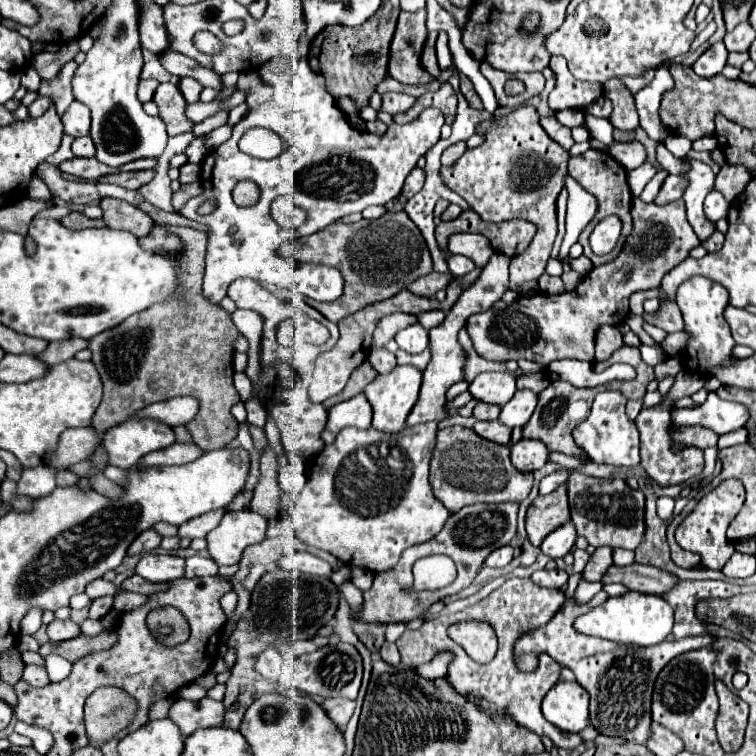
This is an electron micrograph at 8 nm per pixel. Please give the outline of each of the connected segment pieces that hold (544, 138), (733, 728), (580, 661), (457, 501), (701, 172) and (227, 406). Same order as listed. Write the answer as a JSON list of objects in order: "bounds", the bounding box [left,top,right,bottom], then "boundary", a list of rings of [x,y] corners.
[{"bounds":[440,106,569,290],"boundary":[[[519,106],[515,112],[497,118],[495,122],[483,122],[479,132],[485,134],[485,142],[473,149],[467,149],[465,154],[451,167],[441,167],[440,175],[445,186],[457,192],[461,198],[469,202],[469,206],[489,222],[503,222],[509,218],[521,218],[529,220],[537,226],[537,234],[531,240],[529,248],[523,254],[513,256],[511,260],[511,278],[509,288],[519,290],[525,282],[537,280],[545,272],[545,264],[551,256],[551,248],[557,236],[557,216],[555,216],[555,200],[561,188],[565,186],[565,174],[567,174],[567,160],[569,154],[563,150],[557,142],[549,140],[547,132],[539,124],[539,114],[533,106]]]},{"bounds":[715,682,749,752],"boundary":[[[717,682],[719,716],[715,721],[718,741],[725,752],[736,752],[743,744],[749,706],[725,684]]]},{"bounds":[517,592,711,744],"boundary":[[[599,592],[589,604],[585,606],[575,606],[569,602],[549,624],[535,628],[529,632],[529,636],[523,636],[517,642],[517,654],[519,662],[525,664],[525,670],[535,662],[535,656],[541,652],[547,652],[553,656],[559,664],[571,668],[577,676],[577,682],[591,694],[589,710],[591,710],[591,726],[599,730],[599,734],[605,736],[617,736],[625,738],[629,742],[645,744],[649,738],[649,724],[651,724],[651,692],[653,692],[653,682],[661,668],[675,656],[697,650],[705,644],[711,644],[711,636],[695,636],[695,638],[683,638],[683,640],[665,640],[653,648],[629,648],[623,644],[613,644],[601,638],[585,636],[573,628],[573,622],[581,616],[587,614],[591,608],[601,606],[603,602],[609,600],[607,592]]]},{"bounds":[431,426,533,512],"boundary":[[[463,426],[439,430],[431,456],[431,478],[435,496],[449,512],[459,512],[473,502],[521,502],[533,486],[531,472],[519,472],[509,460],[509,448],[489,442]]]},{"bounds":[681,156,715,240],"boundary":[[[685,156],[683,162],[689,166],[689,170],[681,174],[689,182],[687,190],[683,194],[683,200],[687,204],[687,220],[689,220],[689,224],[693,224],[693,230],[697,232],[699,240],[705,240],[715,230],[715,224],[705,220],[705,214],[703,214],[703,200],[713,190],[715,174],[713,174],[711,166],[707,166],[695,158]]]},{"bounds":[89,226,241,450],"boundary":[[[173,226],[173,232],[177,232],[185,248],[189,248],[189,256],[185,256],[185,260],[189,260],[189,272],[185,272],[181,284],[185,284],[197,300],[189,304],[177,304],[177,300],[157,304],[89,340],[93,352],[91,360],[103,380],[103,400],[91,426],[105,432],[147,404],[173,396],[193,396],[199,400],[199,412],[191,430],[193,440],[199,448],[213,450],[227,446],[227,442],[237,436],[239,428],[239,422],[231,414],[231,406],[241,400],[233,386],[233,344],[239,338],[239,330],[221,306],[207,304],[201,296],[205,232],[179,226]]]}]

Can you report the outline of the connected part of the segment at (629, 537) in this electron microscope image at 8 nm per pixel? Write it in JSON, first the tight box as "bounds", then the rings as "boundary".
{"bounds":[567,472,647,550],"boundary":[[[573,472],[567,480],[569,486],[569,506],[571,522],[577,534],[587,538],[591,546],[611,546],[635,550],[647,530],[645,524],[645,496],[641,490],[633,490],[621,478],[589,478],[585,474]]]}

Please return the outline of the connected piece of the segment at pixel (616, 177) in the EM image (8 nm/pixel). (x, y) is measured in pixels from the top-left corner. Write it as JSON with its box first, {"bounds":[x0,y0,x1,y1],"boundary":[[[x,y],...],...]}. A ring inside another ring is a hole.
{"bounds":[569,150,633,266],"boundary":[[[587,150],[585,154],[575,156],[575,158],[569,160],[569,174],[571,174],[571,176],[589,192],[589,194],[593,194],[593,196],[597,198],[597,214],[593,216],[593,220],[585,226],[585,230],[583,230],[581,236],[579,236],[579,242],[581,242],[581,246],[585,248],[585,256],[587,256],[595,266],[599,266],[599,264],[603,264],[603,262],[615,260],[615,258],[619,256],[619,252],[623,250],[623,244],[625,244],[623,238],[631,236],[631,232],[633,232],[633,220],[631,220],[633,196],[631,196],[629,184],[627,184],[627,170],[625,170],[621,164],[617,164],[617,160],[613,160],[613,156],[609,156],[609,154],[605,154],[605,152]],[[609,214],[617,214],[617,216],[623,220],[623,236],[621,236],[619,246],[617,246],[611,254],[597,256],[597,254],[593,254],[591,248],[589,248],[589,234],[591,234],[591,230],[593,230],[603,218],[607,218]]]}

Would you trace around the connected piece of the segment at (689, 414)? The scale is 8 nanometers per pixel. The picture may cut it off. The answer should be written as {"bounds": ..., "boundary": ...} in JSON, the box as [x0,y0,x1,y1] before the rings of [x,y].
{"bounds":[673,392,749,434],"boundary":[[[709,392],[705,404],[695,410],[673,410],[673,422],[677,426],[705,426],[717,434],[731,432],[741,428],[749,420],[749,412],[745,406],[737,402],[727,402],[717,396],[717,392]]]}

